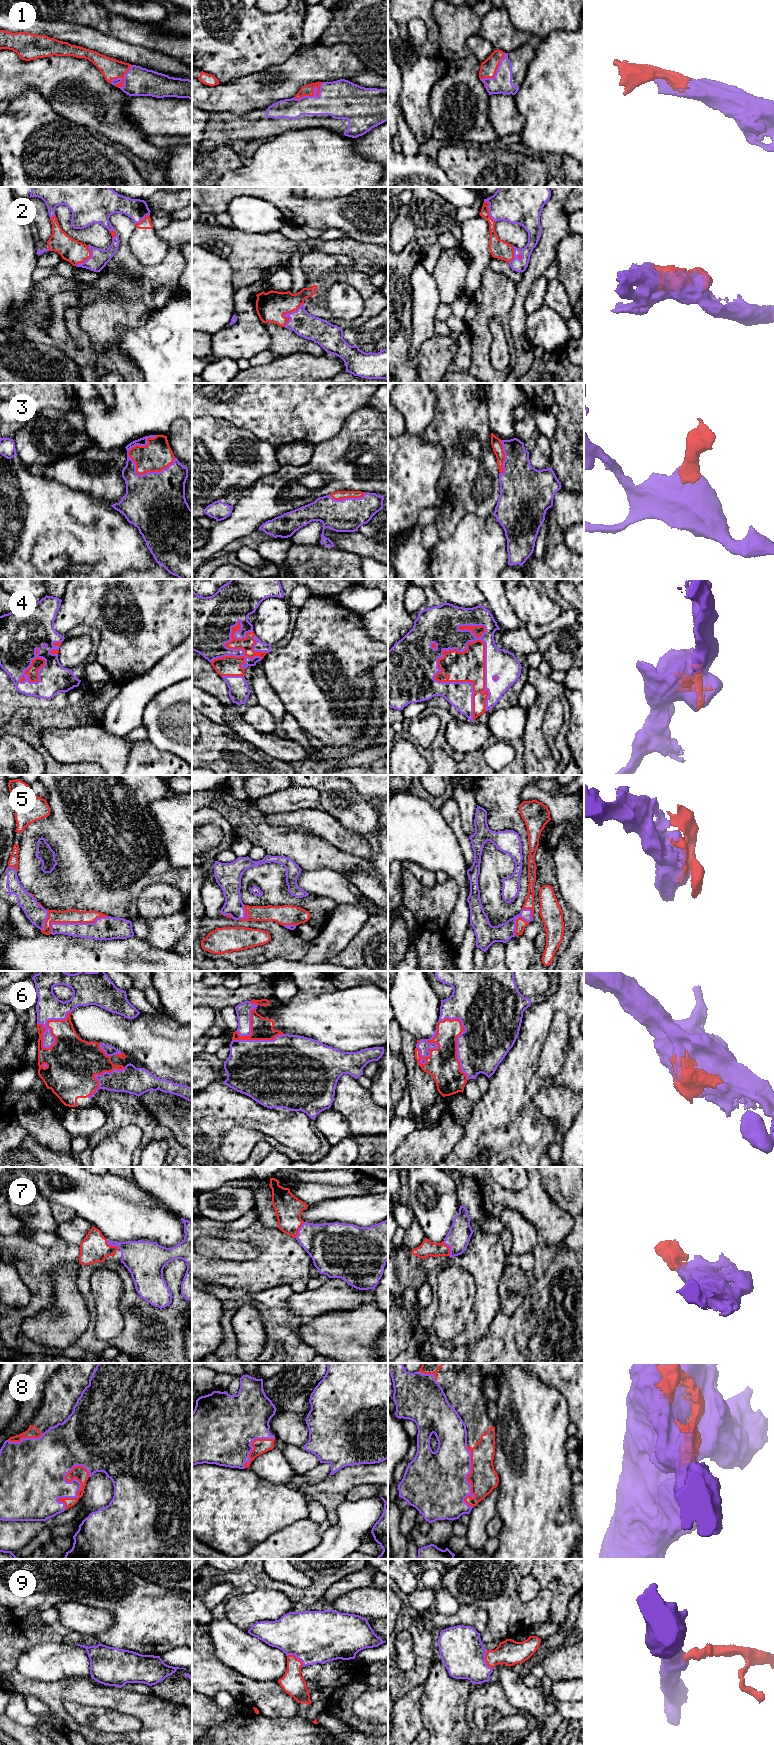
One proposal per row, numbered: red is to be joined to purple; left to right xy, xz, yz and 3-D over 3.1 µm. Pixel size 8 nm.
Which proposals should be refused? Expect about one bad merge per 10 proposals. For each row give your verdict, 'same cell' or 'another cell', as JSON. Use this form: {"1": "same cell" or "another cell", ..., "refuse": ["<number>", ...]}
{"1": "same cell", "2": "same cell", "3": "same cell", "4": "same cell", "5": "same cell", "6": "same cell", "7": "same cell", "8": "same cell", "9": "same cell", "refuse": []}

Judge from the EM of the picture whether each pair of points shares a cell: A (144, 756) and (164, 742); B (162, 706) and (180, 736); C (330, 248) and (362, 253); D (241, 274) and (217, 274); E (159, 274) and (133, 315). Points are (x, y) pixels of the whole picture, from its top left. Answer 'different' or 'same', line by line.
A: different
B: same
C: same
D: different
E: different

